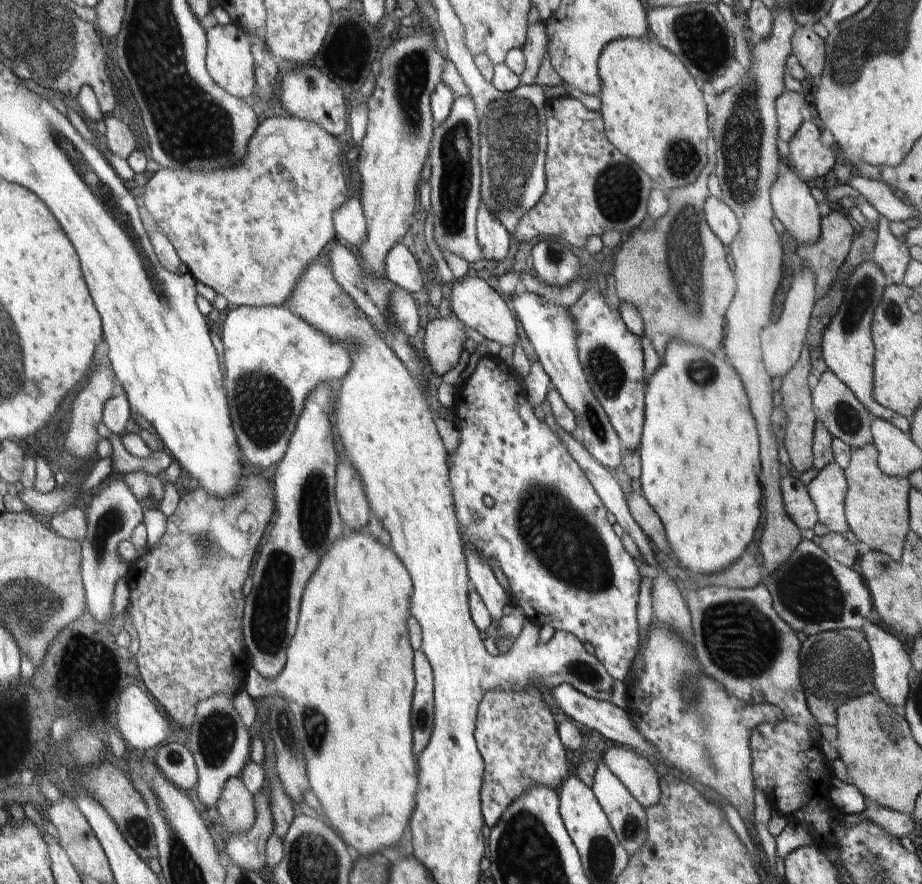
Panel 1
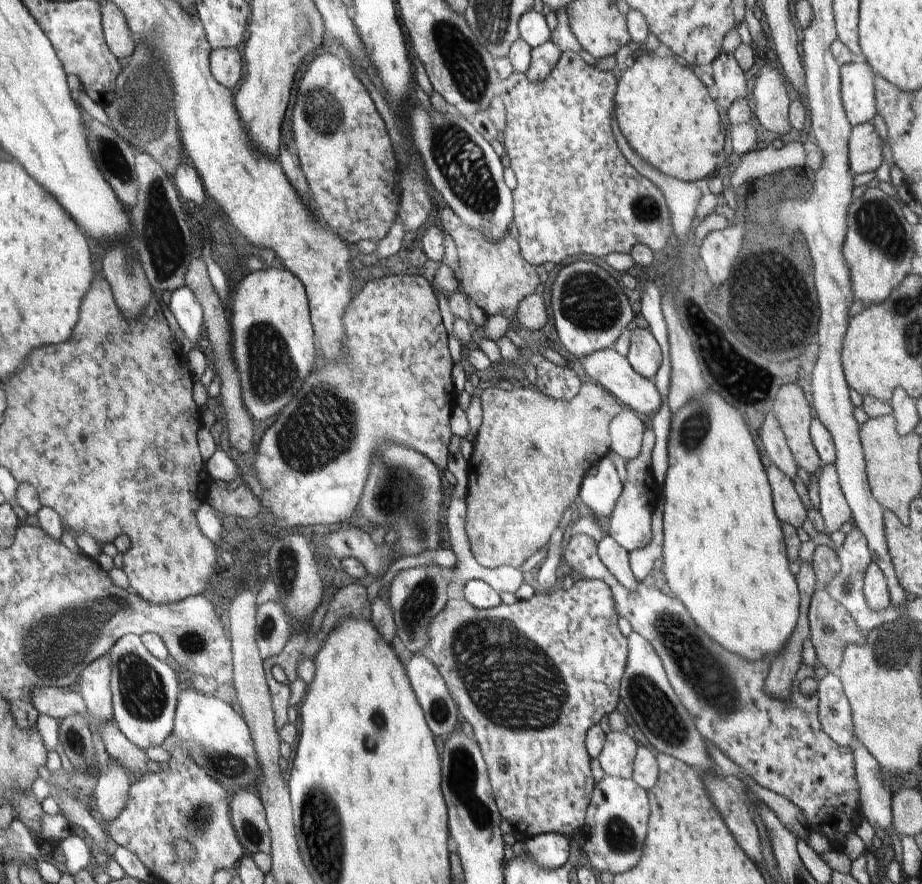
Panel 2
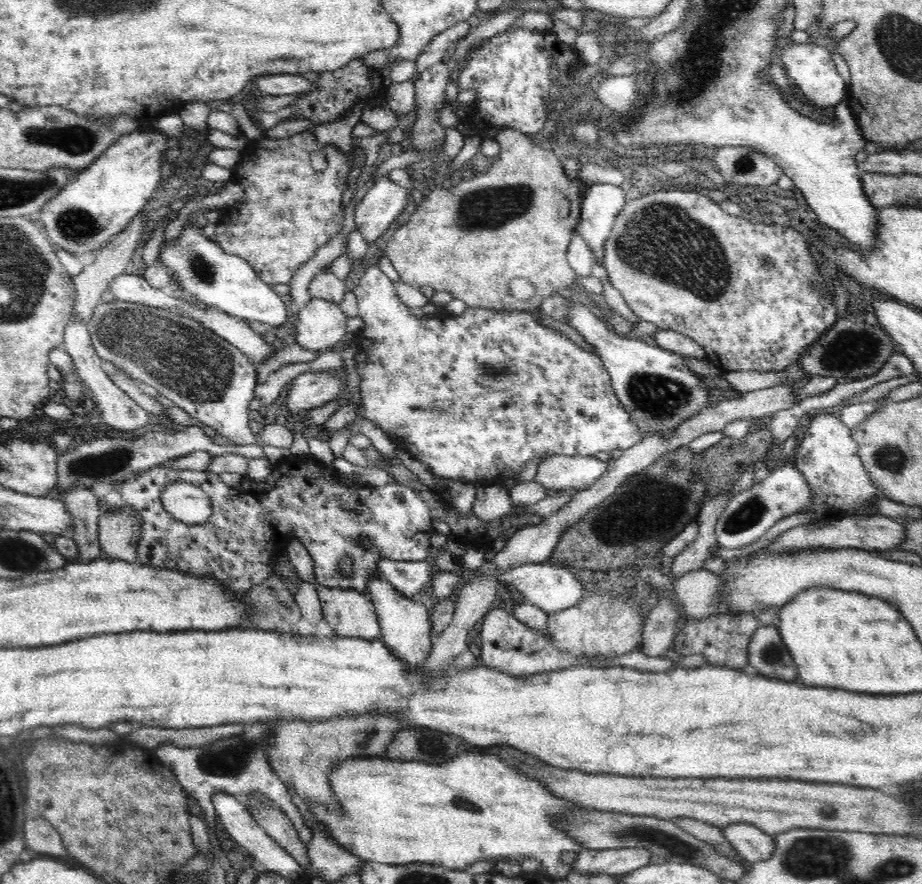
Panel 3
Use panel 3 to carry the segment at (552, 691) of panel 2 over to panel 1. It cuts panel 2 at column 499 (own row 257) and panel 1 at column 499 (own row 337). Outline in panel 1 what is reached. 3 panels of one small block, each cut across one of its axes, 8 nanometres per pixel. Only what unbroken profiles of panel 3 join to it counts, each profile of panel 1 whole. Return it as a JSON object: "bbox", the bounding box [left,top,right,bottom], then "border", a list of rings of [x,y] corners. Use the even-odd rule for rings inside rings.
{"bbox":[475,682,571,830],"border":[[[535,682],[521,690],[493,688],[485,692],[477,708],[475,740],[485,762],[481,784],[481,816],[485,826],[493,830],[505,808],[513,800],[525,796],[529,788],[555,788],[571,774],[571,764],[565,758],[565,746],[559,740],[553,714]]]}

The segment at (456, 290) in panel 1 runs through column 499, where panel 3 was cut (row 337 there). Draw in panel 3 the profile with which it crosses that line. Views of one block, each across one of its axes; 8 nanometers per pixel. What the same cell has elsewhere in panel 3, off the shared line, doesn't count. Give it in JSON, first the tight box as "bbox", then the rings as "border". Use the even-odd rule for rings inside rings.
{"bbox":[296,298,350,350],"border":[[[312,298],[310,304],[300,310],[300,322],[296,342],[308,350],[328,350],[328,346],[340,344],[346,334],[350,334],[348,318],[340,304],[330,302],[328,298]]]}

